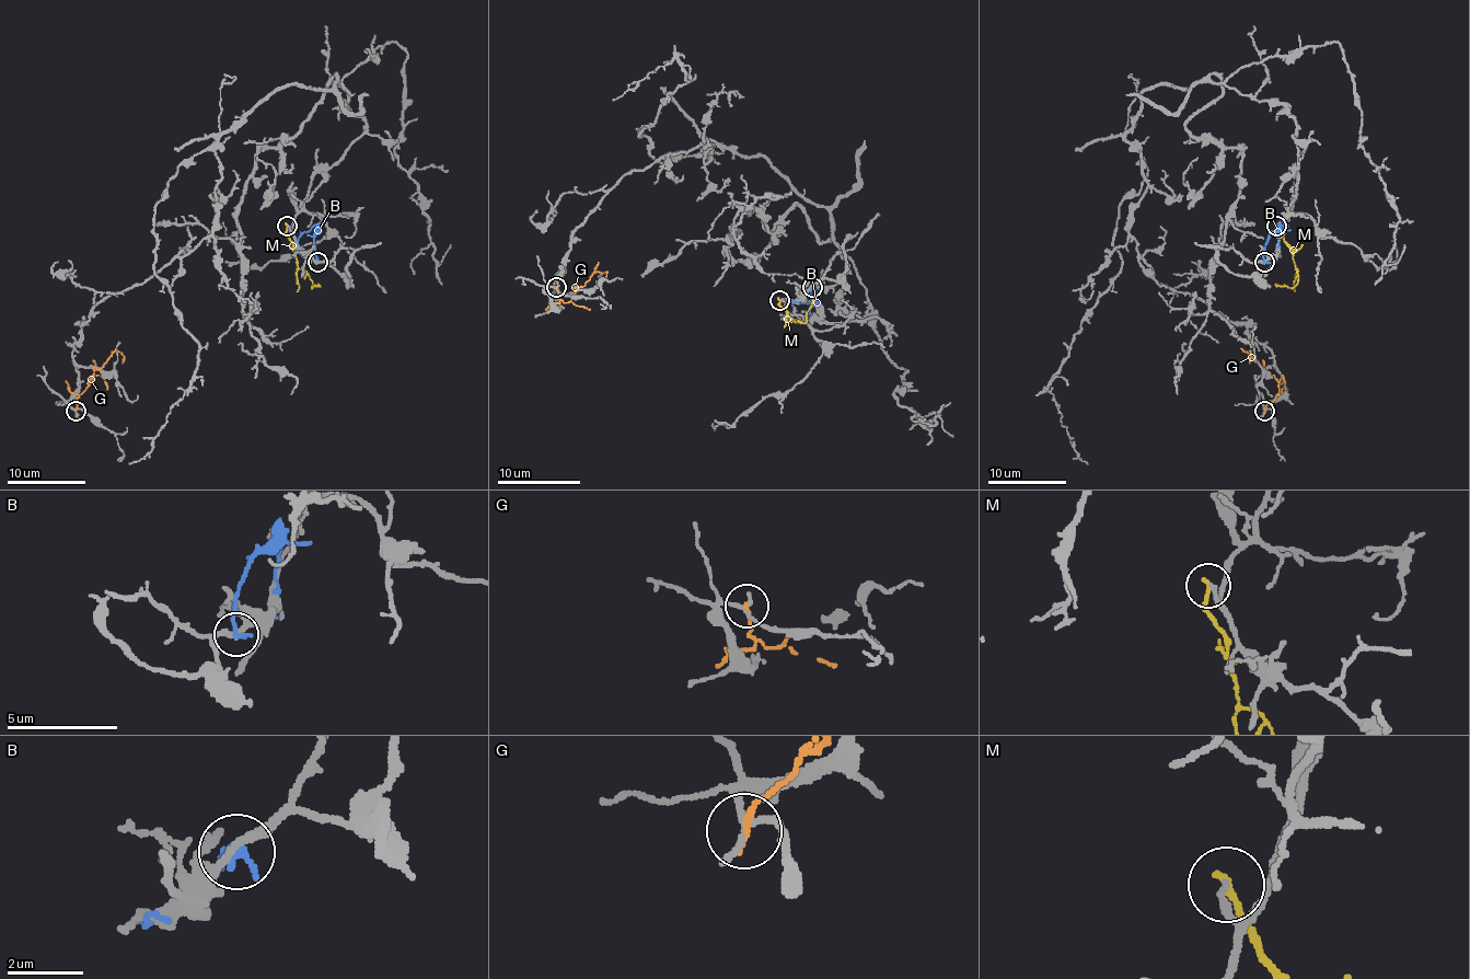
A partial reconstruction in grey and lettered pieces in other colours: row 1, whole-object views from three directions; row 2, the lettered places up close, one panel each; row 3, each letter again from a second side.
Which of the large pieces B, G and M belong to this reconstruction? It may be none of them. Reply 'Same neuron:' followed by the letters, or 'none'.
Same neuron: M

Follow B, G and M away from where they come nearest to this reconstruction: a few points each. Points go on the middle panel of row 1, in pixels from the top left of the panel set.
B: (811, 286), (811, 299), (807, 303), (790, 301), (797, 303)
G: (556, 286), (565, 303), (598, 272), (605, 272), (605, 278)
M: (780, 301), (778, 303), (790, 320), (803, 324), (815, 299)

